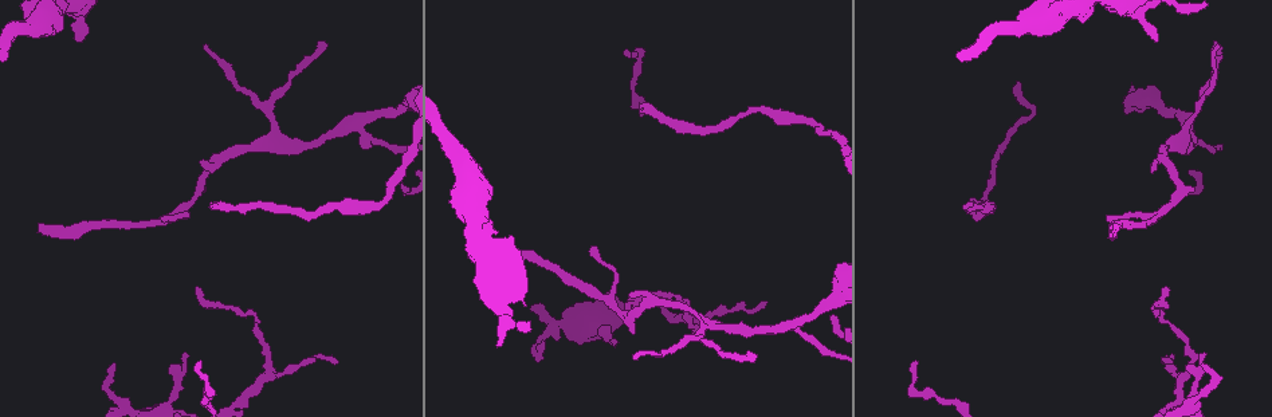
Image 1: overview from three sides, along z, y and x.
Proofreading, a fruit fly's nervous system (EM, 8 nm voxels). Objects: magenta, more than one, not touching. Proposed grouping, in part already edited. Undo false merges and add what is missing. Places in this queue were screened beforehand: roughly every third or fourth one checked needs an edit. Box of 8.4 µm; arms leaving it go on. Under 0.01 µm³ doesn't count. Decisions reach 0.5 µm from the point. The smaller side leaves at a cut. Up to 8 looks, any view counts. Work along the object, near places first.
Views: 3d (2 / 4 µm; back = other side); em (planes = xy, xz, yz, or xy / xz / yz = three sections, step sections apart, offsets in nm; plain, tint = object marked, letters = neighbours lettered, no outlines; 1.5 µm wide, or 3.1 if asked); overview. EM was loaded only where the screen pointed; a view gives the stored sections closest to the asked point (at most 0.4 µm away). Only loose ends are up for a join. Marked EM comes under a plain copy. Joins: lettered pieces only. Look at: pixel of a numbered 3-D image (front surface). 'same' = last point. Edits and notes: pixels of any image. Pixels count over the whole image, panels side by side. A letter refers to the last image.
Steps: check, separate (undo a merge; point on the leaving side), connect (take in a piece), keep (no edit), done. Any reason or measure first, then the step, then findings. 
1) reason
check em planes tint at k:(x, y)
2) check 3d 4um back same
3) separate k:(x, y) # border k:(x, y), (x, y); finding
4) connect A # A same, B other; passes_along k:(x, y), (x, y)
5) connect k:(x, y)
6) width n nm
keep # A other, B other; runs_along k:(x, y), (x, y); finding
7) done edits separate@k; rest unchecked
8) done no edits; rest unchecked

thin end
check 3d 2um at 1:(1213, 42)

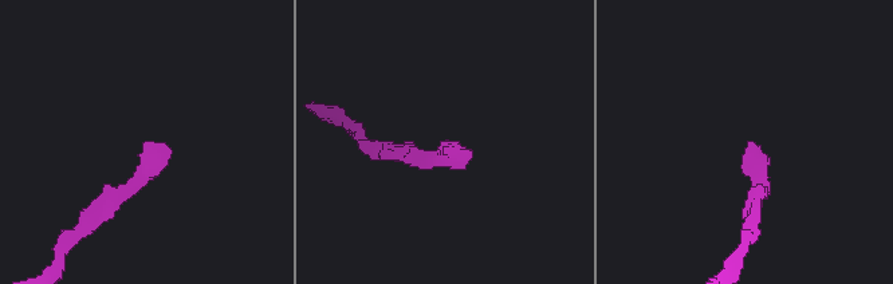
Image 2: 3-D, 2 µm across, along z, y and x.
now the EM
check em planes letters at 2:(449, 150)

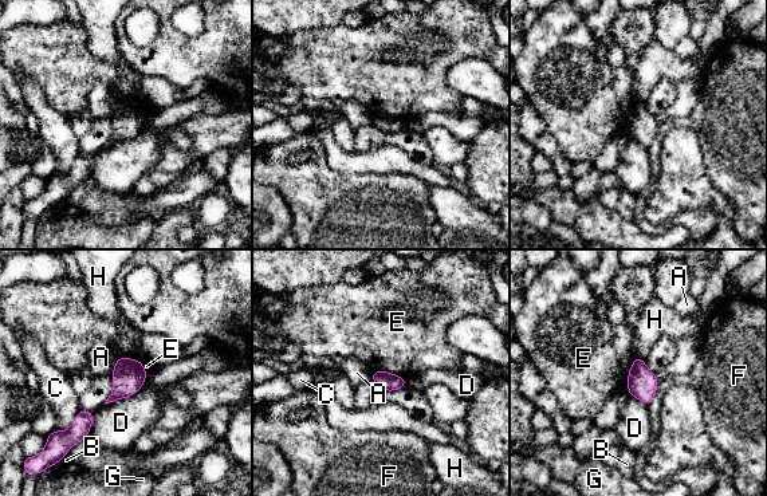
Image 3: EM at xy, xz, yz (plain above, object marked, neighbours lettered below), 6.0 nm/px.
width 110 nm
keep # A other, B other, C other, D other, E other, F other, G other, H other; no lettered piece goes on from it

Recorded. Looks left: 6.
sudden change in width
check em planes letters at 1:(79, 22)

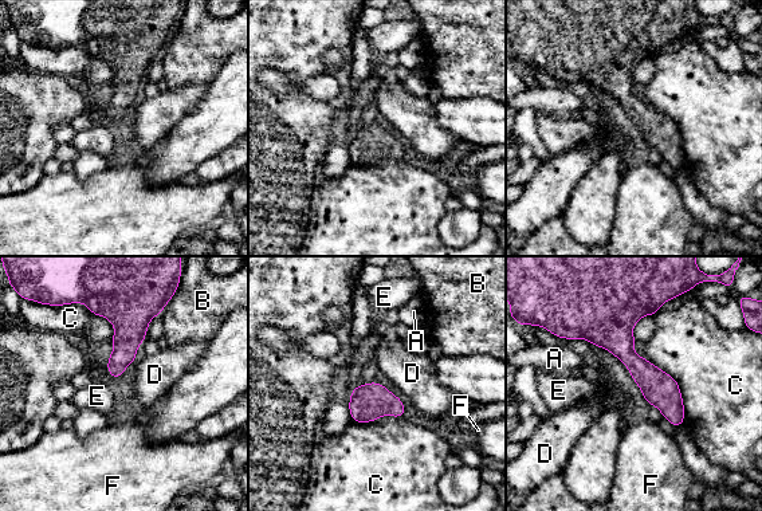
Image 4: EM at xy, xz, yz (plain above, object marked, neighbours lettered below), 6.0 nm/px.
width 170 nm
keep # A other, B other, C other, D other, E other, F other; continuous, no second neuron

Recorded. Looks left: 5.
long arm stops here
check 3d 2um back at 1:(966, 207)

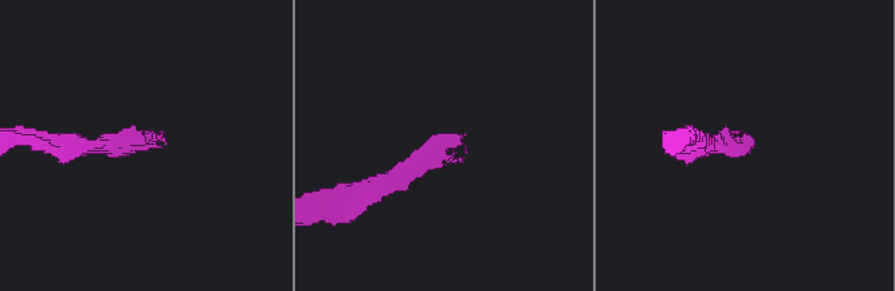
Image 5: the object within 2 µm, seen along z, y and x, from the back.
check em xz step 4 tint at 5:(162, 139)

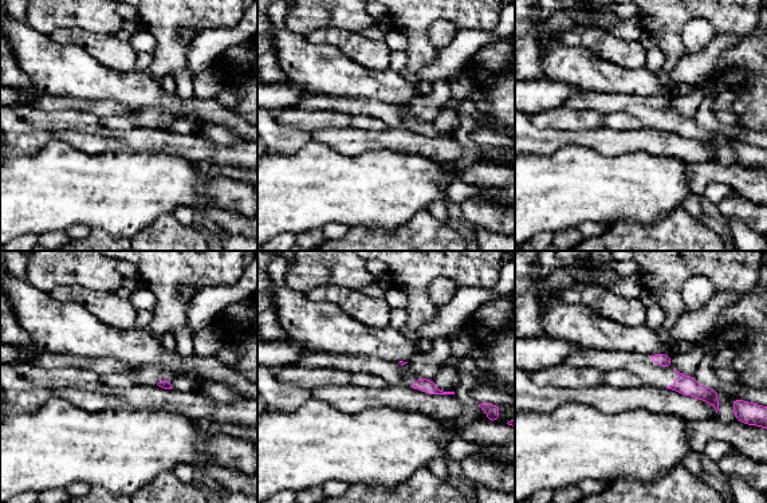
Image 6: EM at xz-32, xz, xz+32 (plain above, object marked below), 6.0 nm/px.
check em planes letters same

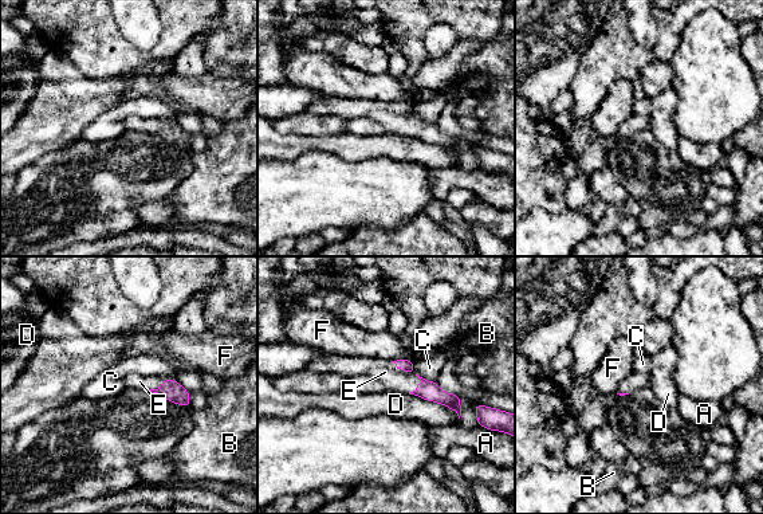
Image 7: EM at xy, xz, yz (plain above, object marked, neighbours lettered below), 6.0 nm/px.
connect E # A other, B other, C other, D other, E same, F other; the neuron continues

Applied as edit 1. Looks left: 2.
done edits connect@7; rest unchecked

